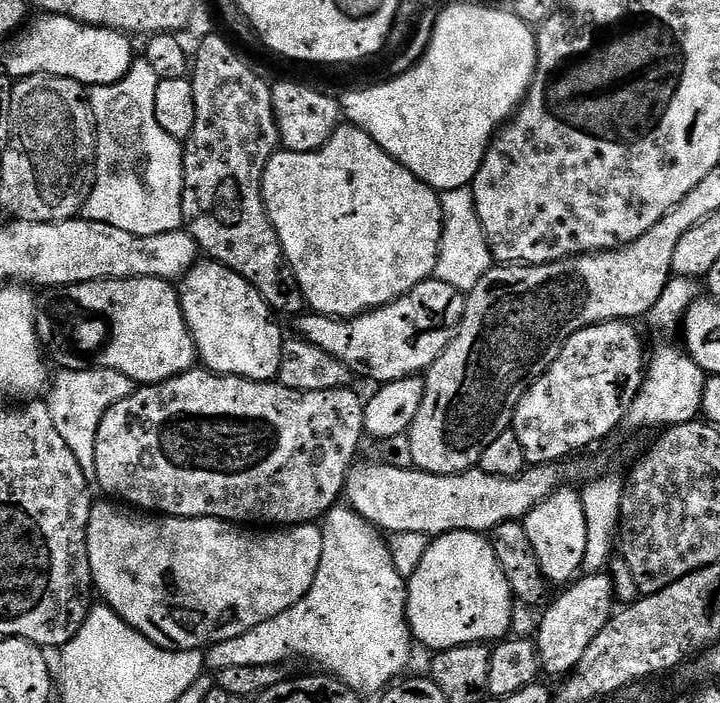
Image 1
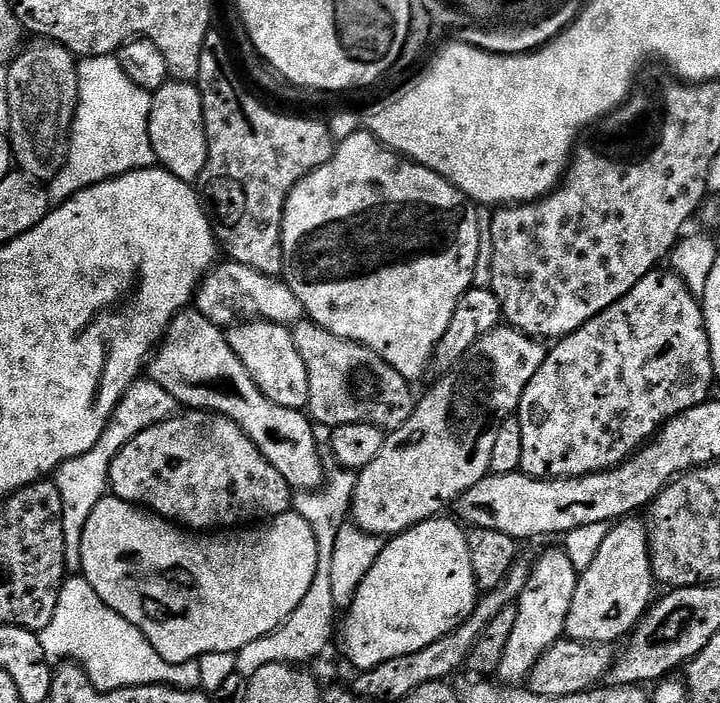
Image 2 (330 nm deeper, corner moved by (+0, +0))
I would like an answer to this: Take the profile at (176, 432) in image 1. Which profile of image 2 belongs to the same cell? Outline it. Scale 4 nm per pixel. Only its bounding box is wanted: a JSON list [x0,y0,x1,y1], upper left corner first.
[108,410,294,530]

